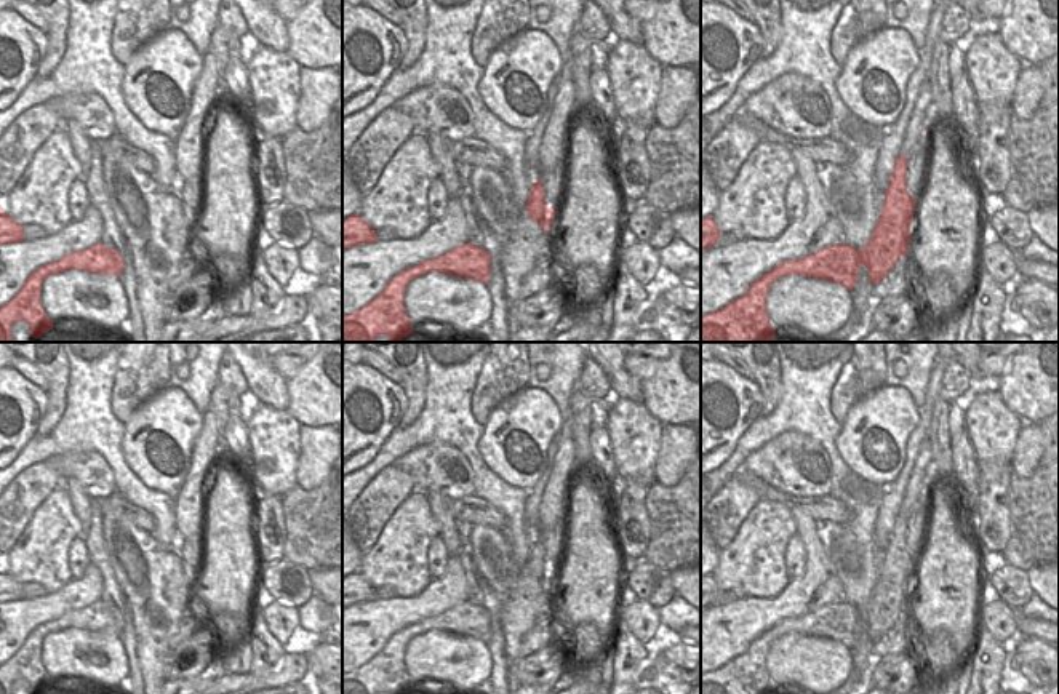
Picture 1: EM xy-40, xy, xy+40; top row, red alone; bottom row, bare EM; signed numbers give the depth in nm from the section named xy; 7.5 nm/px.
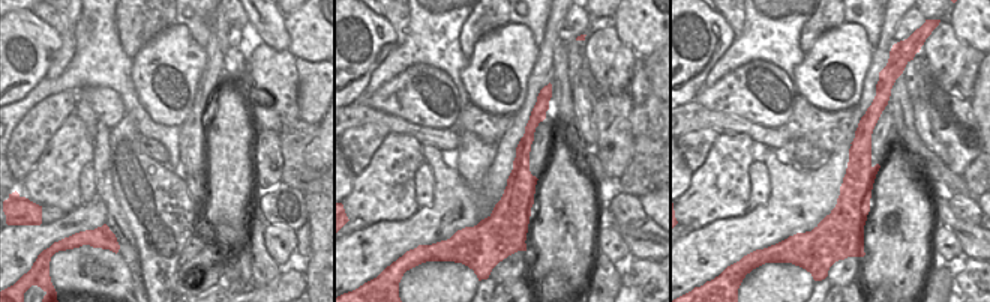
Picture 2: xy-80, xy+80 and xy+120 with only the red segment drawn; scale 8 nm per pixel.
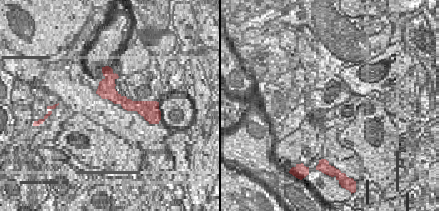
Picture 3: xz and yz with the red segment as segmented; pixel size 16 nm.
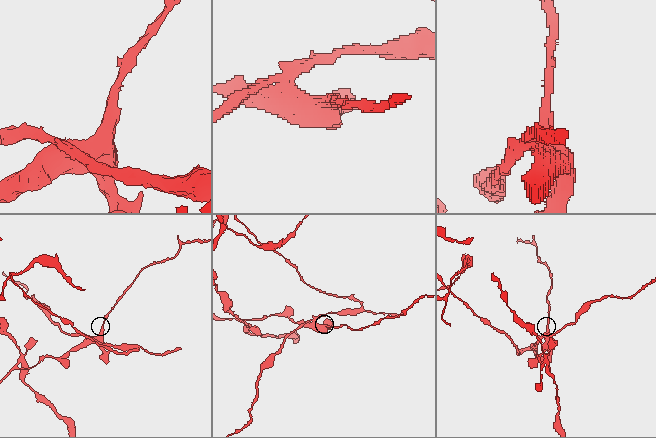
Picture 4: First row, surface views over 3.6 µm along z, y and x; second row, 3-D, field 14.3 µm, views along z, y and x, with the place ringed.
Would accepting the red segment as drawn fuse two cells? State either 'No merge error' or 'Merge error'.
Merge error

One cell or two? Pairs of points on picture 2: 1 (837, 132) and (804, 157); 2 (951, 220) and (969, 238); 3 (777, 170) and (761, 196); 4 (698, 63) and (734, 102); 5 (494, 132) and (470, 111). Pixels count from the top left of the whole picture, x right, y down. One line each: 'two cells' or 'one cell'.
1: two cells
2: one cell
3: two cells
4: two cells
5: one cell

